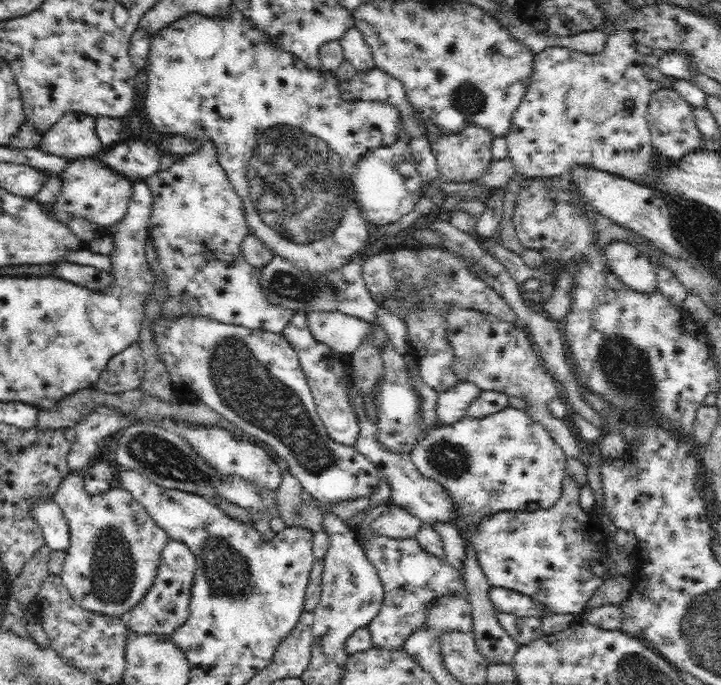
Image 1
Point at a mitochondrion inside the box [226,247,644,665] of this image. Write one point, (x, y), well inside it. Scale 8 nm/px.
(285, 284)

